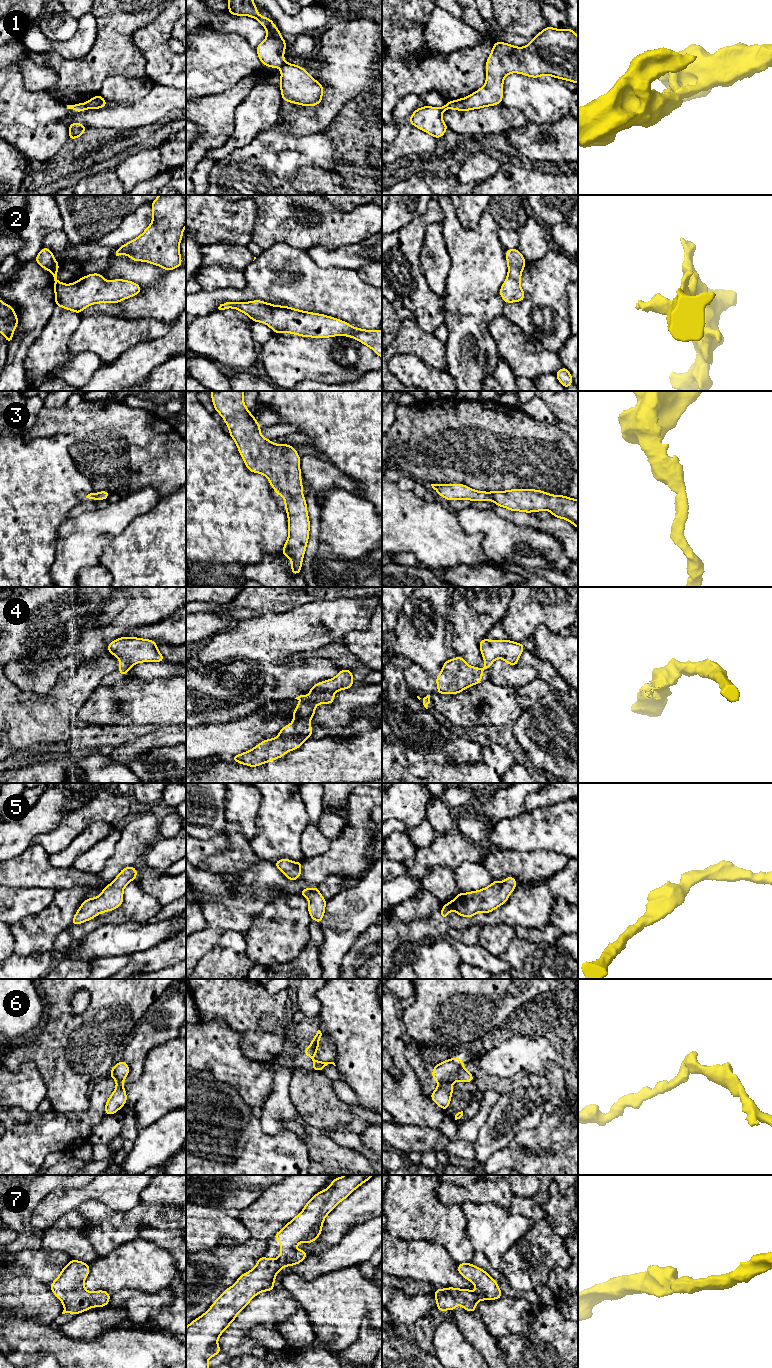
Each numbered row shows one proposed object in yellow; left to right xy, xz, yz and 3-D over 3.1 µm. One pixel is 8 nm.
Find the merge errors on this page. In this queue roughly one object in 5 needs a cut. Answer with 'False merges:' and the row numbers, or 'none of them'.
False merges: 1, 6

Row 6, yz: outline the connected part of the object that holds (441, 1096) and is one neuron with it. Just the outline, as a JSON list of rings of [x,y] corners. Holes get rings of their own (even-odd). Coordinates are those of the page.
[[[439,1083],[436,1090],[430,1095],[430,1098],[443,1109],[443,1111],[449,1108],[451,1096],[454,1090],[447,1083]]]

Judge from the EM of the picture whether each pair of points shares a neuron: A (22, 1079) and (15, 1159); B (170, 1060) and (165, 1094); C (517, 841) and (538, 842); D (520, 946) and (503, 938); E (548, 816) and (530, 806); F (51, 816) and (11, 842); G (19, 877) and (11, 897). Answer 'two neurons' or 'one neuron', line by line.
A: two neurons
B: one neuron
C: one neuron
D: two neurons
E: two neurons
F: one neuron
G: two neurons

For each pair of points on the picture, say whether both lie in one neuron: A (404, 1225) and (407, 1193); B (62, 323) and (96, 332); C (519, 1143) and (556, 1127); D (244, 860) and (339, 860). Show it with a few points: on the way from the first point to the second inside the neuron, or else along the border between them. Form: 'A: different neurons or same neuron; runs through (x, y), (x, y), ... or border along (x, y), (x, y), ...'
A: same neuron; runs through (407, 1217), (408, 1201)
B: different neurons; border along (81, 318), (78, 327), (68, 342), (68, 349)
C: same neuron; runs through (528, 1140), (543, 1140), (547, 1136)
D: different neurons; border along (260, 859), (237, 873)

